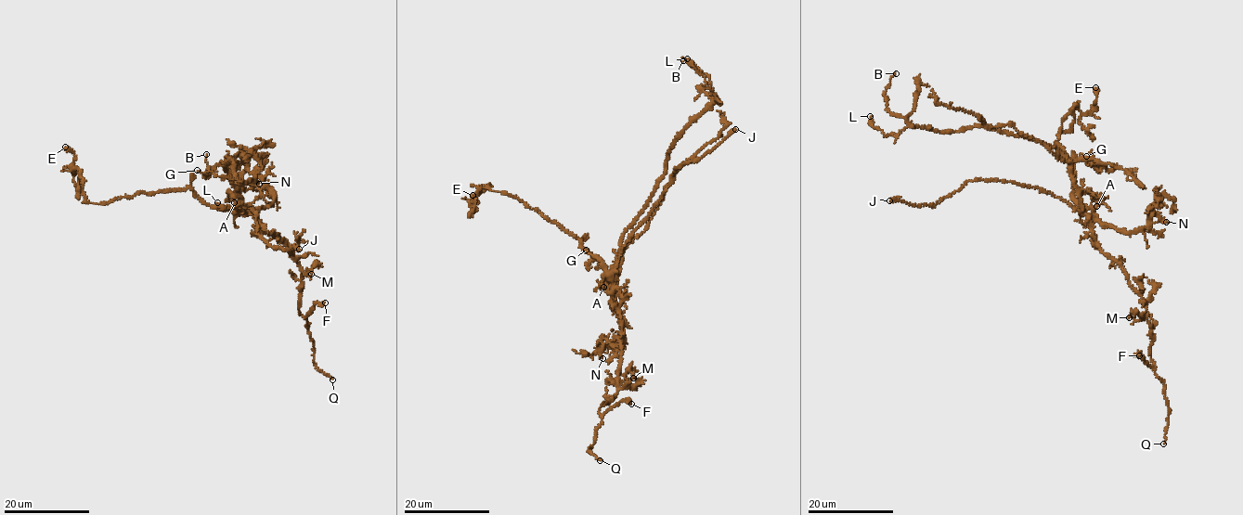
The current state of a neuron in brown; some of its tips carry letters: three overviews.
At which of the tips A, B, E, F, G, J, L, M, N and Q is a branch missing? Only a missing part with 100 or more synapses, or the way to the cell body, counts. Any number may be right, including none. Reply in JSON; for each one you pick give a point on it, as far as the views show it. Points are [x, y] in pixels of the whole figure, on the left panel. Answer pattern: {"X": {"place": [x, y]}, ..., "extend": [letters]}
{"Q": {"place": [332, 379]}, "extend": ["Q"]}

